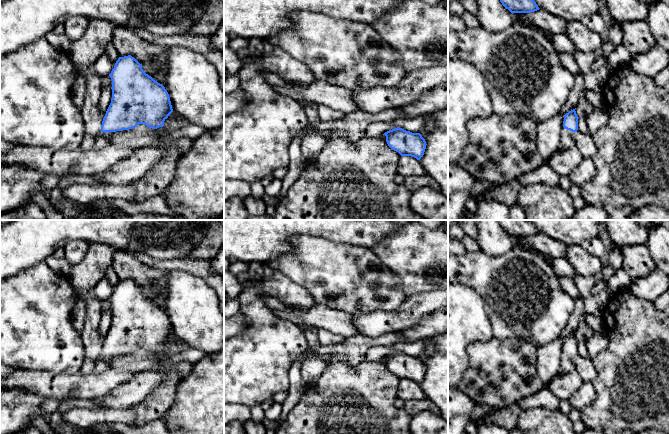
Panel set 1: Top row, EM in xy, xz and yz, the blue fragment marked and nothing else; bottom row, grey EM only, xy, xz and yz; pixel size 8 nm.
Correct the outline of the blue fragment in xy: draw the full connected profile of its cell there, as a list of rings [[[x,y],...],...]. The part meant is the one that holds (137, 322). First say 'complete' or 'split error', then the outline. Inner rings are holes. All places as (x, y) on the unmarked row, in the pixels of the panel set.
split error; [[[119,281],[109,300],[112,305],[112,322],[102,345],[101,356],[96,360],[95,372],[110,369],[105,360],[107,356],[129,354],[139,348],[152,353],[164,350],[164,345],[173,336],[169,318],[162,308],[143,295],[142,289],[134,281]]]

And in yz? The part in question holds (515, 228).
complete; [[[498,220],[502,229],[513,237],[530,237],[539,234],[536,226],[529,220]]]

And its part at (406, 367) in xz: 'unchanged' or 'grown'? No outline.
unchanged

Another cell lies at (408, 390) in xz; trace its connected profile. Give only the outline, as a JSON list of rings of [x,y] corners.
[[[400,380],[397,397],[405,402],[426,399],[426,396],[420,385],[411,380]]]

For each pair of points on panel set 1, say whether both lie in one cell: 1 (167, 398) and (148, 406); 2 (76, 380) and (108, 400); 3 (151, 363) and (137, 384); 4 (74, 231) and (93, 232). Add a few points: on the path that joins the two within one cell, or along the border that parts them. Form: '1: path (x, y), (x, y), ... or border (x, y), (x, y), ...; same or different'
1: path (162, 398), (153, 406); same
2: border (122, 383), (110, 392), (94, 399); different
3: border (161, 367), (137, 373); different
4: path (79, 231), (88, 231); same

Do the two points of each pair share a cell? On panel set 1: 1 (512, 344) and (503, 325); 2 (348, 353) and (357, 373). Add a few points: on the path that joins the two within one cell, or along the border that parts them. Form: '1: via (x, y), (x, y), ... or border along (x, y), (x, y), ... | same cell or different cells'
1: border along (493, 336), (499, 339), (520, 337), (531, 344) | different cells
2: border along (364, 360), (356, 364), (330, 364) | different cells

